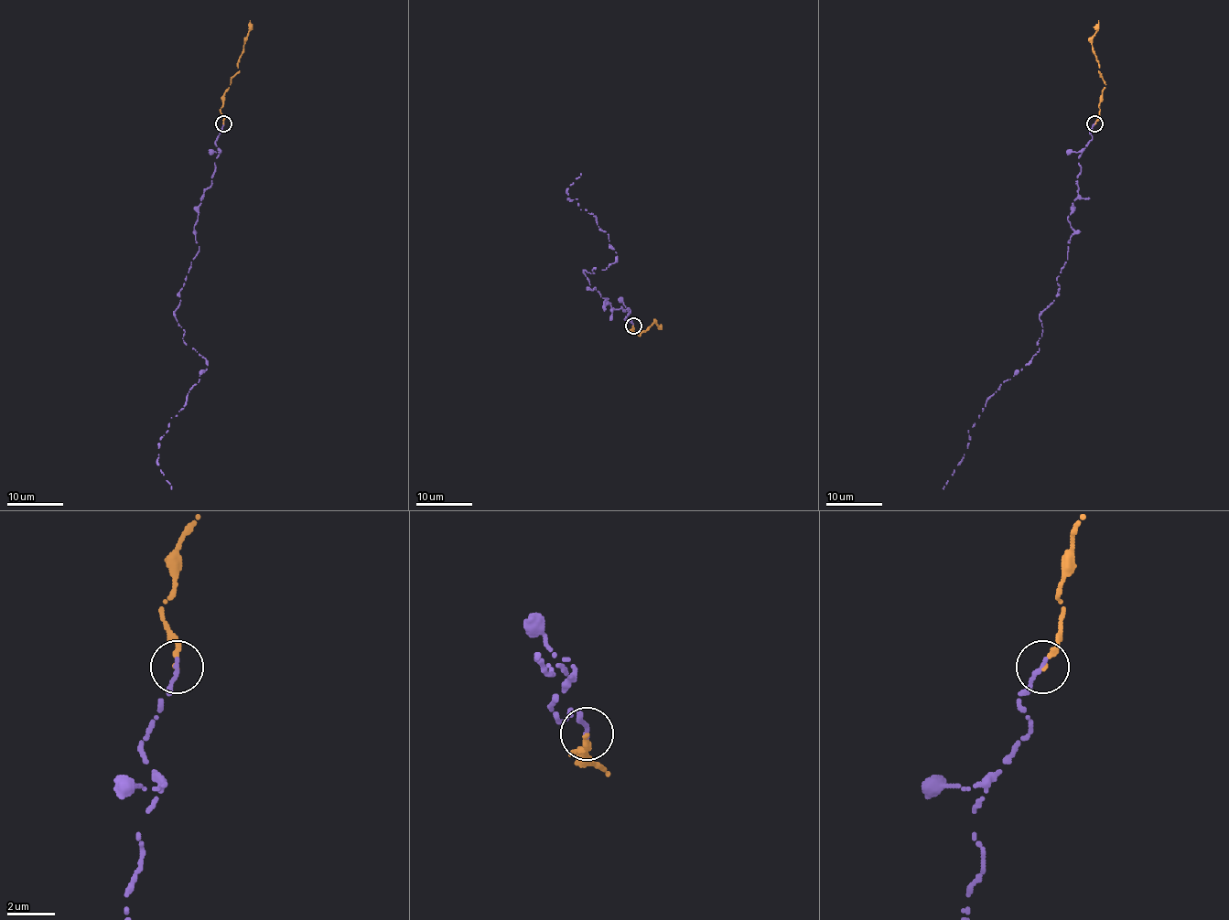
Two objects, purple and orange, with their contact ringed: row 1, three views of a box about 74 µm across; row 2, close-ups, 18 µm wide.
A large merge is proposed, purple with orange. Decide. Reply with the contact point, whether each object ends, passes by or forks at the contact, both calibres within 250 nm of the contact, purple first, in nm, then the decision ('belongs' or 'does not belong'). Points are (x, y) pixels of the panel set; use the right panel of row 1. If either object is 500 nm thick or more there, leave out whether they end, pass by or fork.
at (1094, 123); purple ends there; orange ends there; 200 nm thick on the purple side, 180 nm on the other; belongs

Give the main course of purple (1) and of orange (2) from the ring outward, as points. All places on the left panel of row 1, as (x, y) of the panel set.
1: (224, 123), (194, 228), (199, 251), (175, 311), (184, 344), (207, 369), (159, 443), (157, 464), (171, 489)
2: (224, 123), (220, 109), (222, 96), (231, 79), (240, 70), (238, 62), (249, 21)

